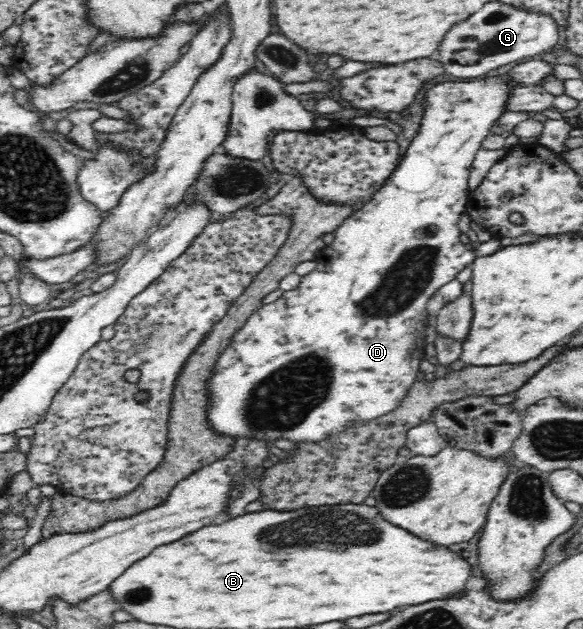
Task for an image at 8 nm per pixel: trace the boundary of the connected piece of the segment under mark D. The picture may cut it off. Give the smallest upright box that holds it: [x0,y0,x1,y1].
[208,73,520,442]

